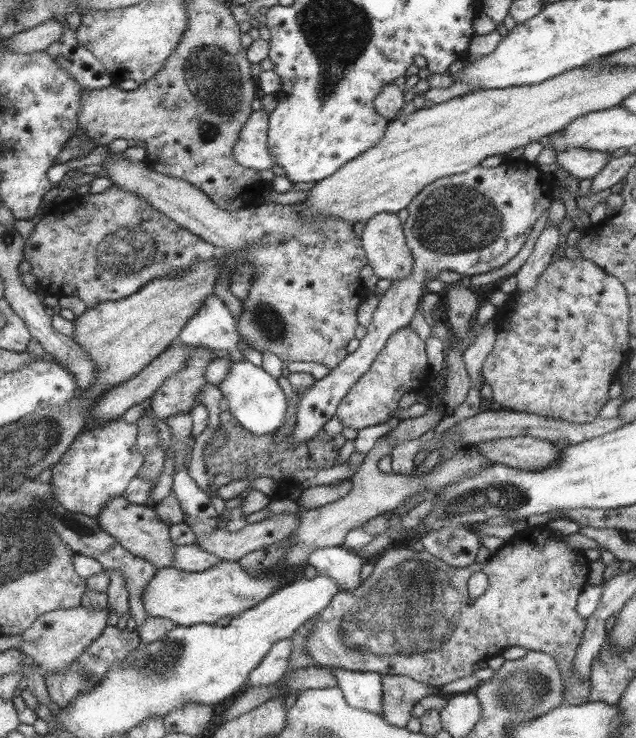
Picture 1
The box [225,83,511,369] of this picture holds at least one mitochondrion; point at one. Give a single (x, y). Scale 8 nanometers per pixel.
(456, 219)

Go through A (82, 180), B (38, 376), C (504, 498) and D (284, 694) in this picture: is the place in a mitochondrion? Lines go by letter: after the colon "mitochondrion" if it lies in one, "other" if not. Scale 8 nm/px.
A: other
B: other
C: mitochondrion
D: other

